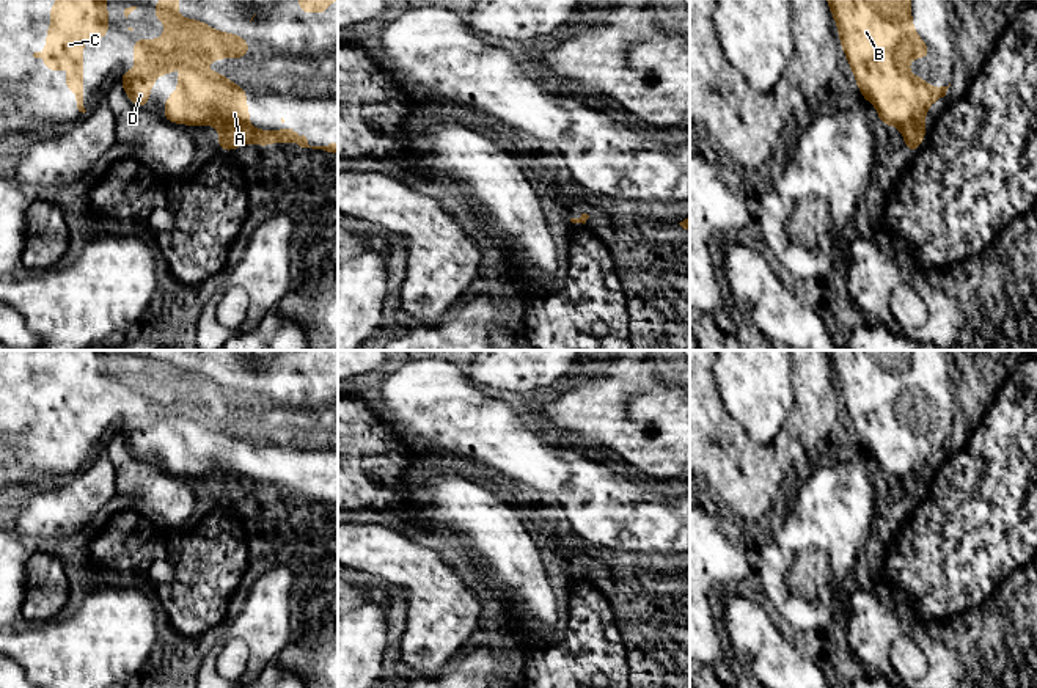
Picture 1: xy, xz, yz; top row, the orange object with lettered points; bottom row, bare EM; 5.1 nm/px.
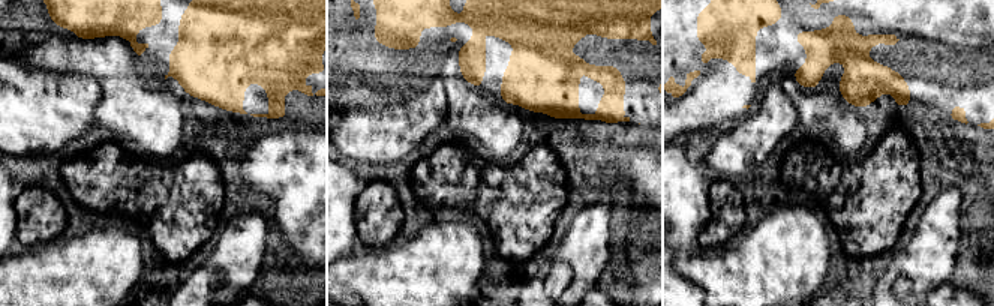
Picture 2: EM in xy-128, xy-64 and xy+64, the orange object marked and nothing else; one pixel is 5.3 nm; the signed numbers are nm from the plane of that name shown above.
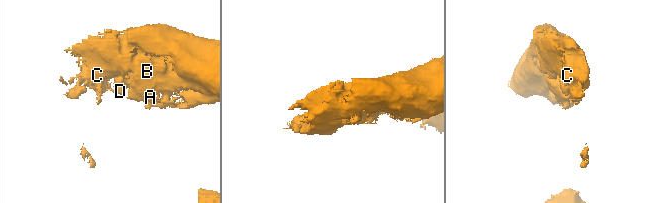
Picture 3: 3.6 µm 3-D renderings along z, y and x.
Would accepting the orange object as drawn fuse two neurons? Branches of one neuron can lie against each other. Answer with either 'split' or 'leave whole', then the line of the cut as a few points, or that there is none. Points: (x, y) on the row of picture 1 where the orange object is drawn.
leave whole | no cut

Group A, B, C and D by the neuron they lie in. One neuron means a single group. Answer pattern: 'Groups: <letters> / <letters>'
Groups: A B C D

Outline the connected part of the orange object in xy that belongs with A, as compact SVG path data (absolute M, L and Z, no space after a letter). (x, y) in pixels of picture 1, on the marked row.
M159 0L154 17L165 22L162 39L134 39L132 55L137 66L121 74L127 97L138 107L148 107L149 90L159 74L173 74L179 63L185 71L178 77L178 90L165 97L160 119L187 126L218 126L220 151L234 151L245 143L269 146L277 141L295 143L300 148L338 152L338 143L310 146L305 135L294 134L295 124L269 132L248 123L247 91L233 85L218 72L206 72L204 66L217 58L245 58L250 52L240 35L217 31L195 19L178 14L178 0Z

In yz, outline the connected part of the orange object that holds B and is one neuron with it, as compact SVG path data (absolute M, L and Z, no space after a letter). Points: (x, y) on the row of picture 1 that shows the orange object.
M826 0L839 28L841 46L853 71L861 96L874 104L880 123L894 124L905 138L905 151L914 152L927 132L922 119L935 101L946 96L947 86L935 88L913 77L908 71L910 58L929 58L930 49L914 33L911 0Z

